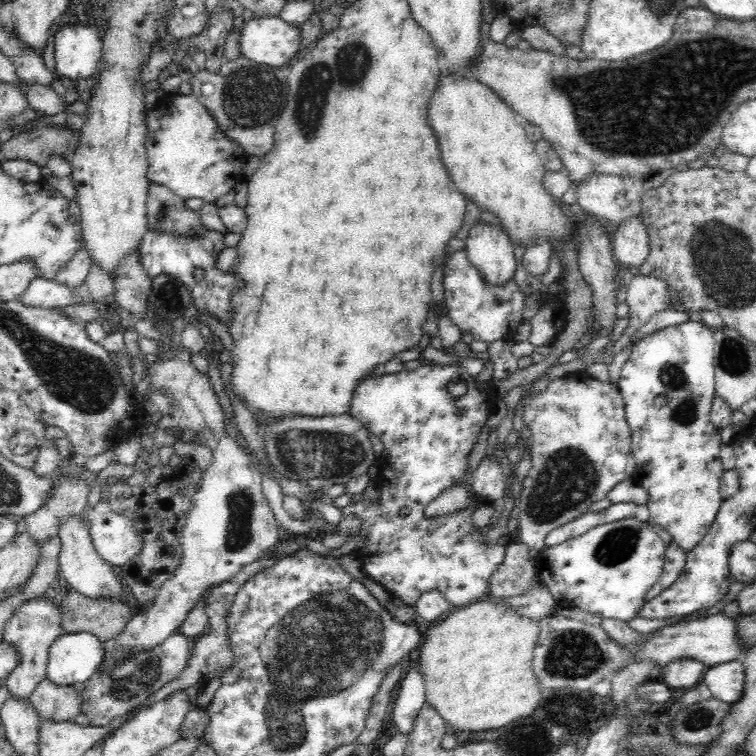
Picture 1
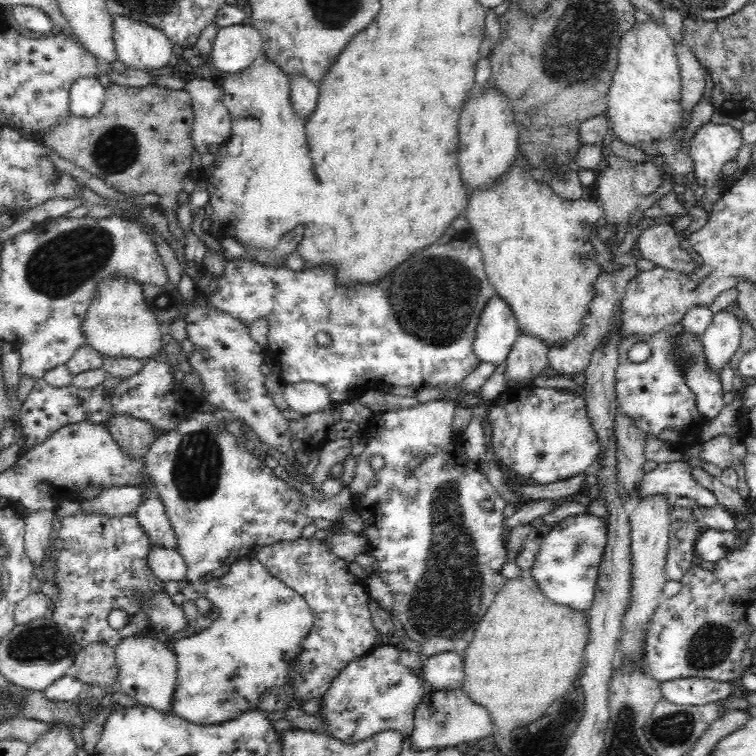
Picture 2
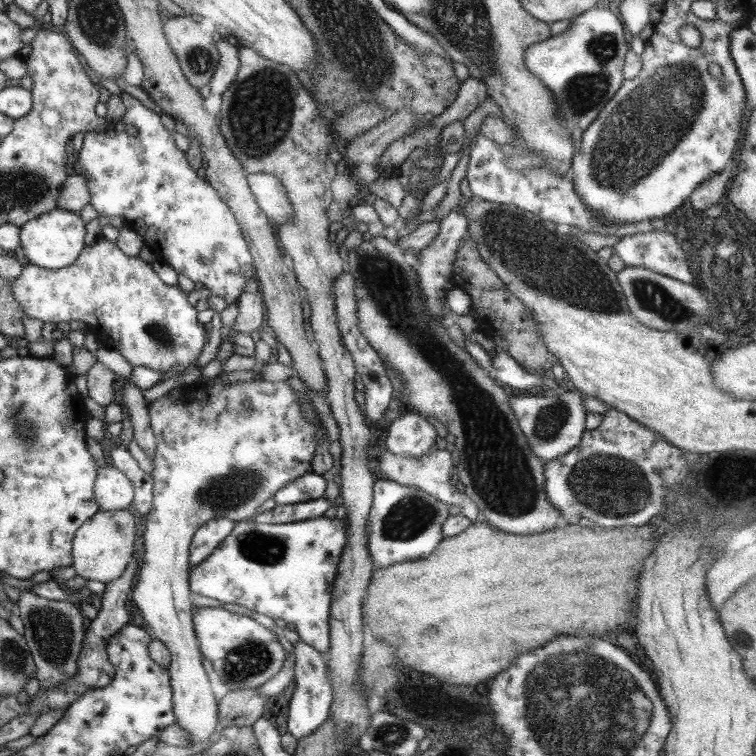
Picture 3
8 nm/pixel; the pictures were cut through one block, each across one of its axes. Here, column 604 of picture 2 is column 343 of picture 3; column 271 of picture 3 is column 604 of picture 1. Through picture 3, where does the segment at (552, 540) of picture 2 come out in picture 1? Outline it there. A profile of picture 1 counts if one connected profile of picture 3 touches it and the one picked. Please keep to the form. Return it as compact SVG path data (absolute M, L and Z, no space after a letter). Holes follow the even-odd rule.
M624 518L596 526L582 536L570 538L562 544L542 548L536 556L535 564L538 575L554 598L556 606L567 605L580 608L594 616L622 622L628 622L631 618L640 616L646 592L659 580L666 559L667 547L652 529L646 522Z

